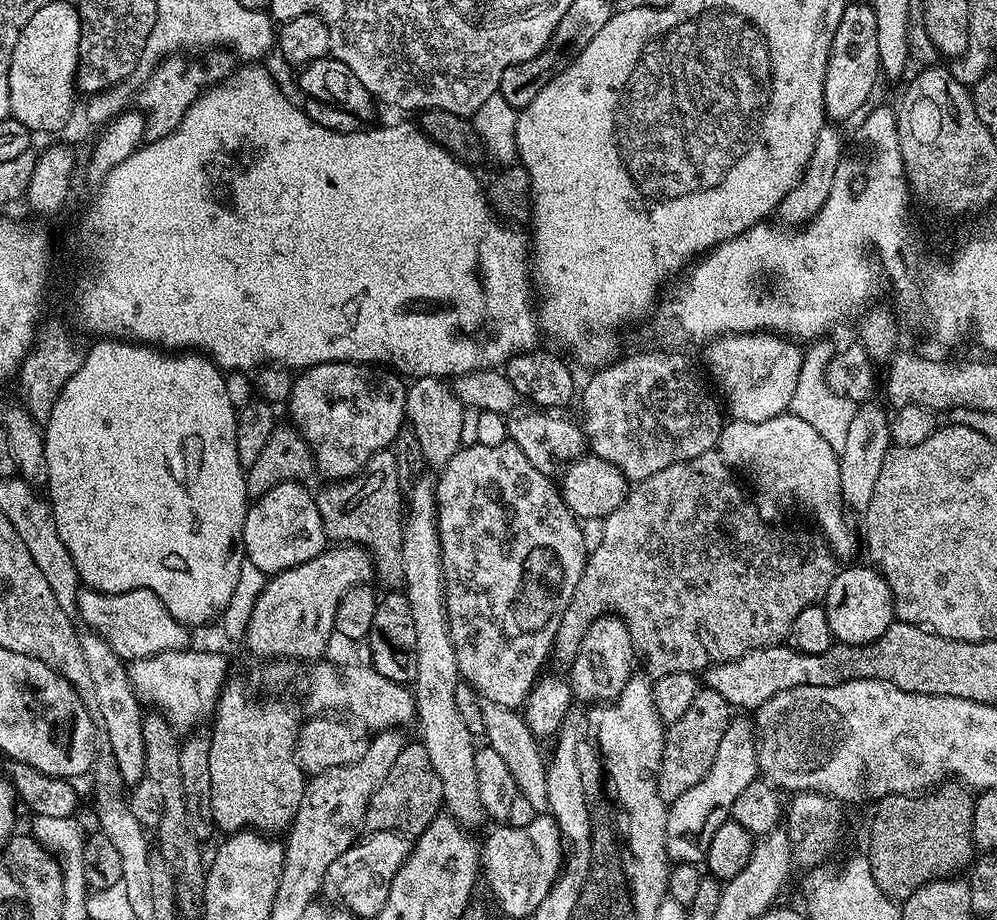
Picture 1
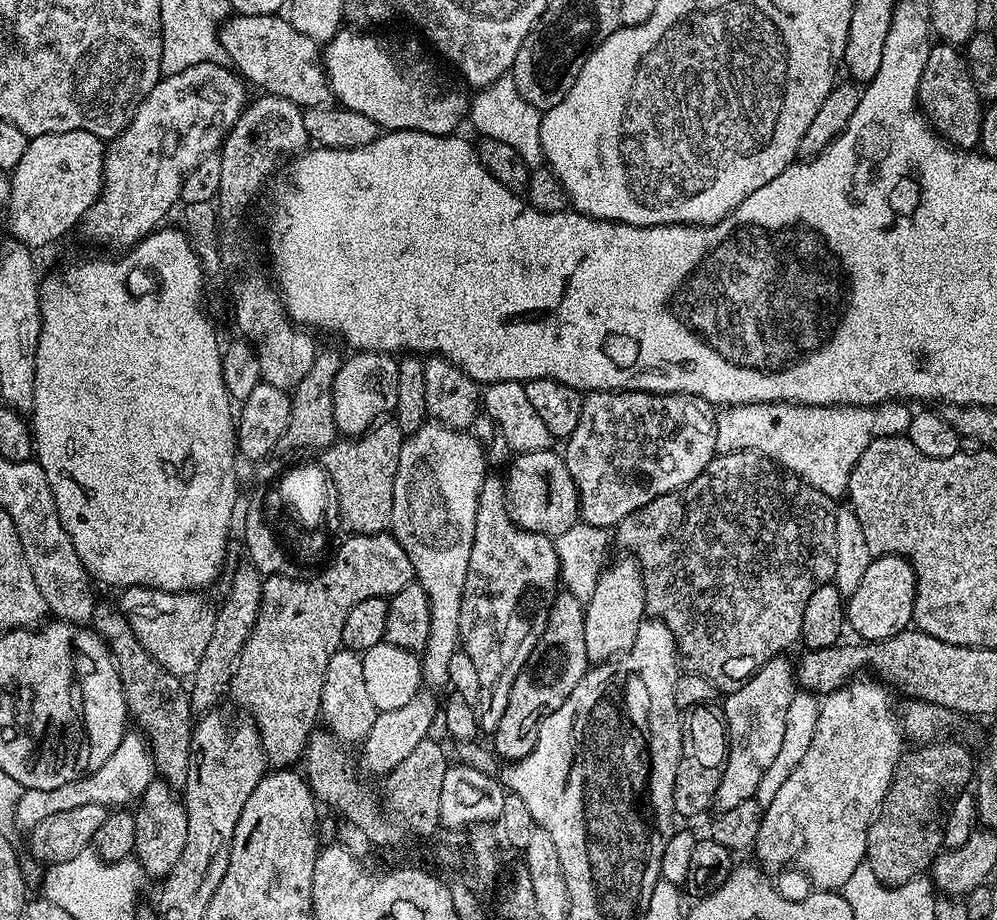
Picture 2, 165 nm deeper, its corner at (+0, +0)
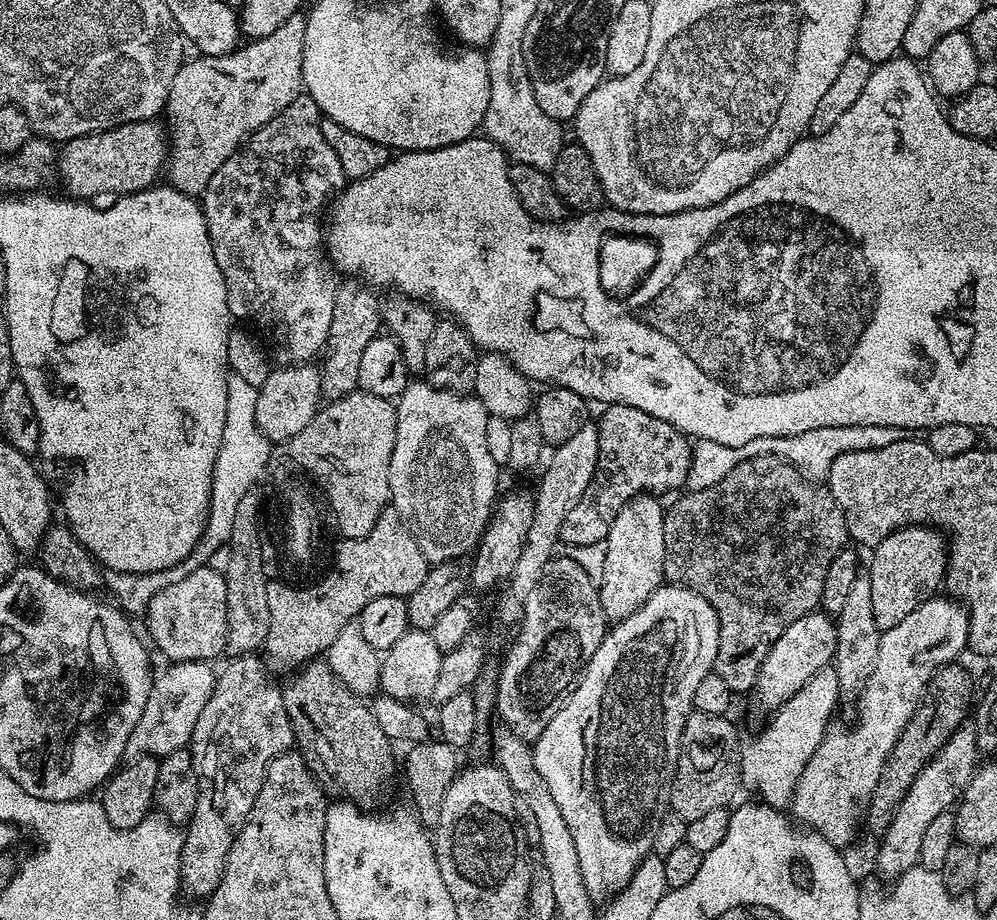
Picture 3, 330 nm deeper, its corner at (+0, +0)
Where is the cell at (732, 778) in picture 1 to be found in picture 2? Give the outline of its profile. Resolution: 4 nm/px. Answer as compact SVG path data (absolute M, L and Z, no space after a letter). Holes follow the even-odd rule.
M787 655L775 656L767 660L761 668L748 680L723 698L724 726L728 730L728 755L724 757L724 769L722 770L722 782L718 782L718 794L714 805L716 812L730 810L730 806L738 806L738 802L753 799L758 790L758 782L762 782L762 774L766 766L774 763L778 750L782 747L782 734L786 734L786 710L790 710L790 702L798 691L798 685L794 675L794 664Z

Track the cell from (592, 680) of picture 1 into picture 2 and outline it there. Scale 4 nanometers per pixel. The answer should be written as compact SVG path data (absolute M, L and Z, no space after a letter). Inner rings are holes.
M635 559L609 563L594 586L594 598L584 604L584 633L586 634L586 654L589 661L603 662L619 656L630 646L638 634L638 626L646 619L644 606L644 574Z

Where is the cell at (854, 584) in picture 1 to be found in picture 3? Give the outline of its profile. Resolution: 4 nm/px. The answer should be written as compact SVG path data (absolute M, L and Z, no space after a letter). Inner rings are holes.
M915 524L900 528L871 549L872 565L866 568L870 578L870 598L874 602L874 622L883 630L898 626L910 610L937 595L948 568L948 545L943 532Z

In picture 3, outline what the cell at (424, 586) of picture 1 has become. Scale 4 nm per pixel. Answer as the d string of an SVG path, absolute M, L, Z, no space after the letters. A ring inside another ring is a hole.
M427 382L409 383L395 406L396 437L394 454L390 458L391 507L410 530L414 542L418 542L418 550L422 550L429 565L445 560L459 561L464 558L460 556L467 557L479 545L498 500L496 487L500 484L502 468L494 462L486 446L488 411L474 394L447 392Z

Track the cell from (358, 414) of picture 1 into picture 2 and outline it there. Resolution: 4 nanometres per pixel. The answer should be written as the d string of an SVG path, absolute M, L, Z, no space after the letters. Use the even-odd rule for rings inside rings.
M357 352L341 363L334 378L334 422L341 437L351 438L367 432L385 414L396 407L398 370L400 365L395 355L387 352Z

